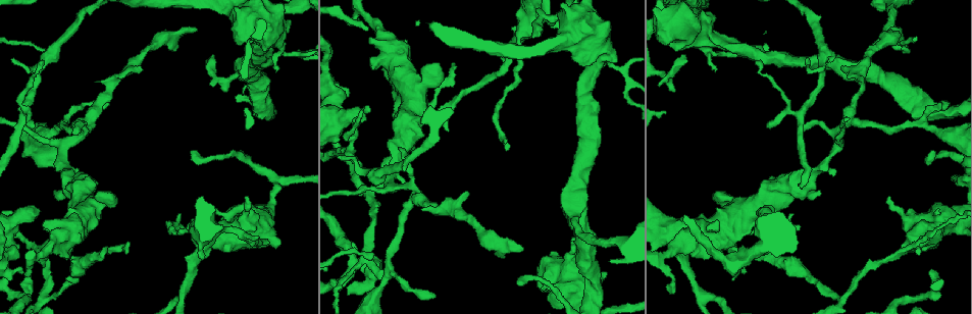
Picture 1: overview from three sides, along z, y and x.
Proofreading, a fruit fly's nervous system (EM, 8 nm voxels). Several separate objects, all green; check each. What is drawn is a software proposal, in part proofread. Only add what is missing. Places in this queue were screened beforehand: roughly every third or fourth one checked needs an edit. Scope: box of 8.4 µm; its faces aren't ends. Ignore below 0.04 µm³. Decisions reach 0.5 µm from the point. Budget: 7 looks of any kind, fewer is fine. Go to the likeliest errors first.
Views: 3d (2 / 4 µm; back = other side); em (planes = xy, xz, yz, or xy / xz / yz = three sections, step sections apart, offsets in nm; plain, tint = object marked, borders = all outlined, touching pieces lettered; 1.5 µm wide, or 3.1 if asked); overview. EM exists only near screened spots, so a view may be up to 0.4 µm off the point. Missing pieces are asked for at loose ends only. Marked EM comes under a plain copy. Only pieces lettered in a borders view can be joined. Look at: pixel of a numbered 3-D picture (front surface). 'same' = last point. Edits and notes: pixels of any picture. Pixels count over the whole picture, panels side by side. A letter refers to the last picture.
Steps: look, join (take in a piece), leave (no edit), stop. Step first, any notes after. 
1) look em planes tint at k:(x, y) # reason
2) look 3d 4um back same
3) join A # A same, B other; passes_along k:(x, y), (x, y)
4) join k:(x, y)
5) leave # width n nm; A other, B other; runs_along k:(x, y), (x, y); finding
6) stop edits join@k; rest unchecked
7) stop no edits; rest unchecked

look 3d 2um at 1:(268, 244)

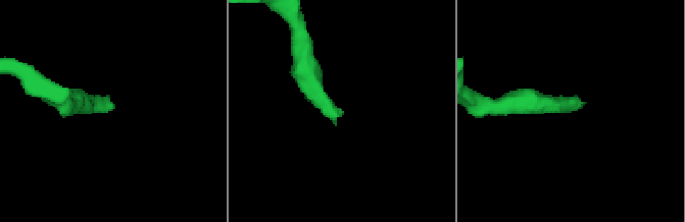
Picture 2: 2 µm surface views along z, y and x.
look em xy step 8 tint at 2:(343, 113)

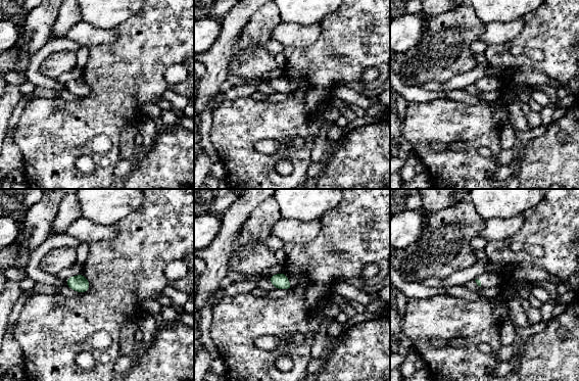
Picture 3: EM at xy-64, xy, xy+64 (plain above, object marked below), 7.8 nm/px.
look em planes borders same # another direction

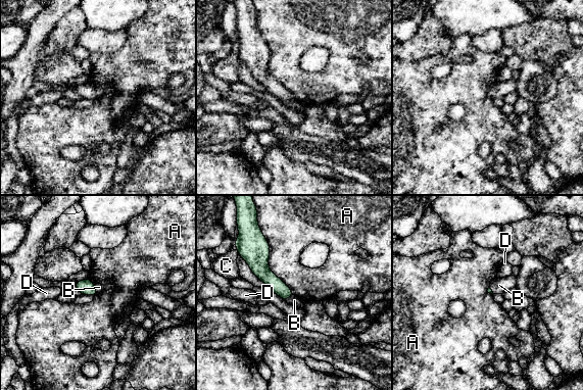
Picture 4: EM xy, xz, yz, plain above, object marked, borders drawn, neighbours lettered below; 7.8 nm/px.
join B # A other, B same, C other, D other; passes_along 4:(85, 287), (94, 287), (99, 287); the cell continues

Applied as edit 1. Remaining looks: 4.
look em planes borders at 1:(347, 95) # branch stops here

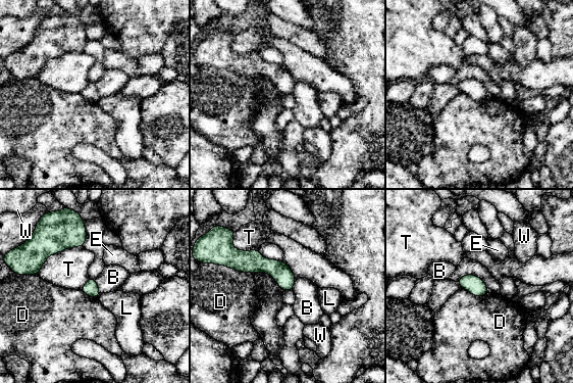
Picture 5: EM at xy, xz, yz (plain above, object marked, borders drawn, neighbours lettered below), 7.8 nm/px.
leave # B other, D other, E other, L other, T other, W other; border 5:(82, 246), (52, 253), (38, 274); no lettered piece goes on from it

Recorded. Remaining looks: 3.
look 3d 2um at 1:(928, 239) # thin end

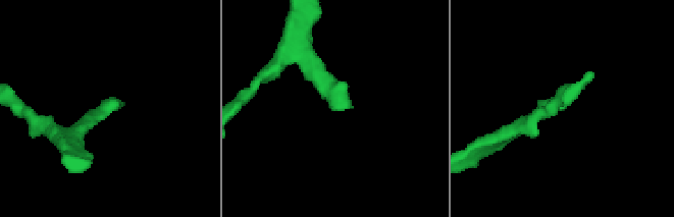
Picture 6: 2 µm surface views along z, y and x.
look em planes borders at 6:(124, 103) # now the EM

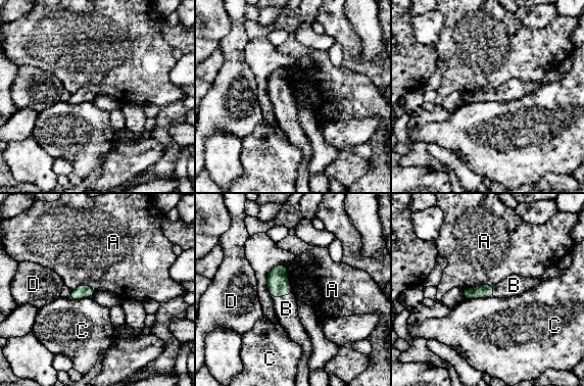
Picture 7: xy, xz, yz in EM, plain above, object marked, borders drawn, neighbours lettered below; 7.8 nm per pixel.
join B # width 110 nm; A other, B same, C other, D other; passes_along 7:(279, 285), (282, 296), (286, 308); it goes on there

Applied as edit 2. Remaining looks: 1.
stop edits join@4, join@7; rest unchecked

